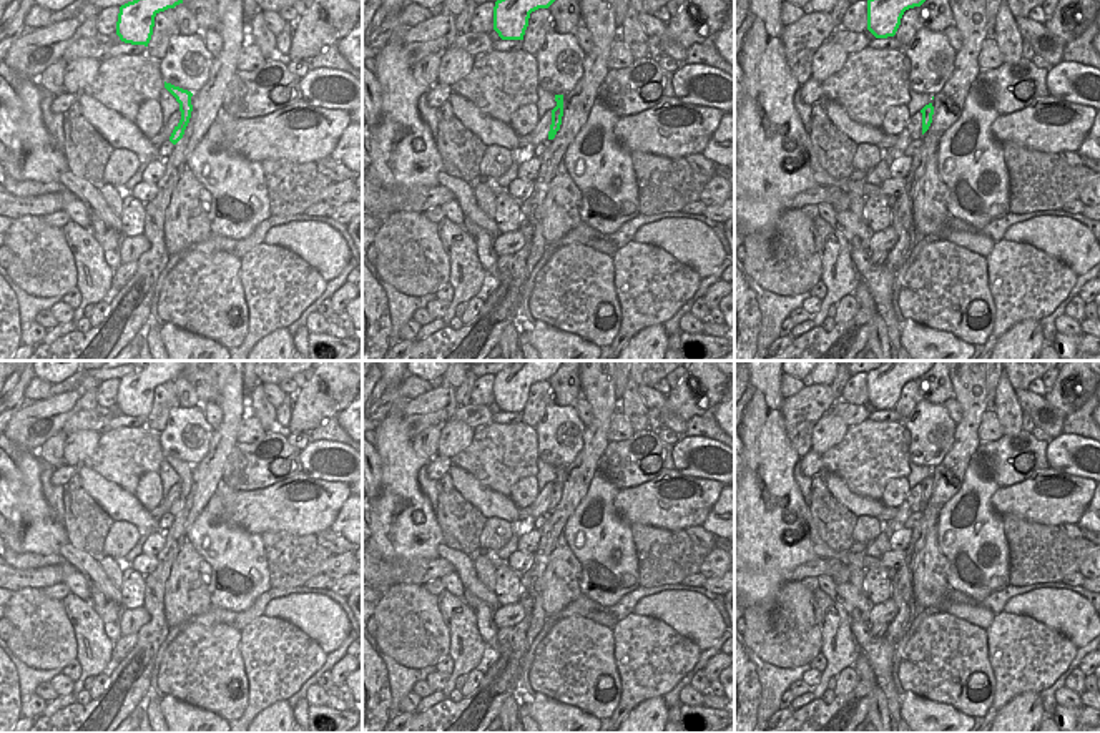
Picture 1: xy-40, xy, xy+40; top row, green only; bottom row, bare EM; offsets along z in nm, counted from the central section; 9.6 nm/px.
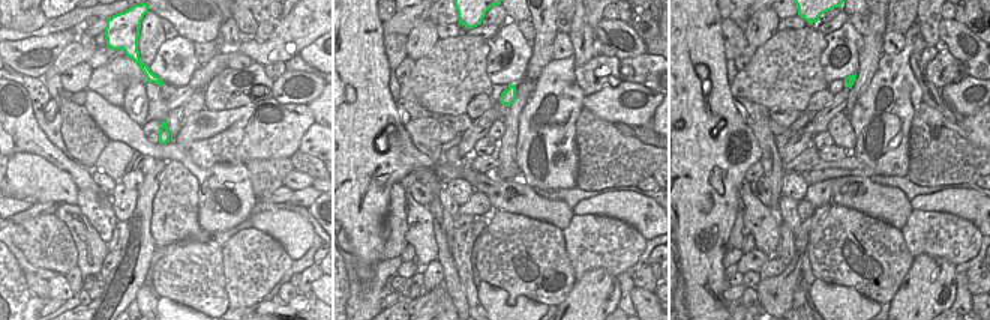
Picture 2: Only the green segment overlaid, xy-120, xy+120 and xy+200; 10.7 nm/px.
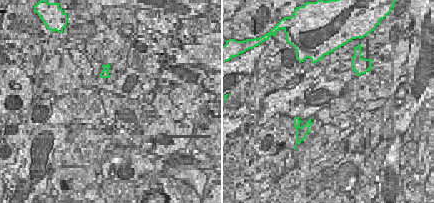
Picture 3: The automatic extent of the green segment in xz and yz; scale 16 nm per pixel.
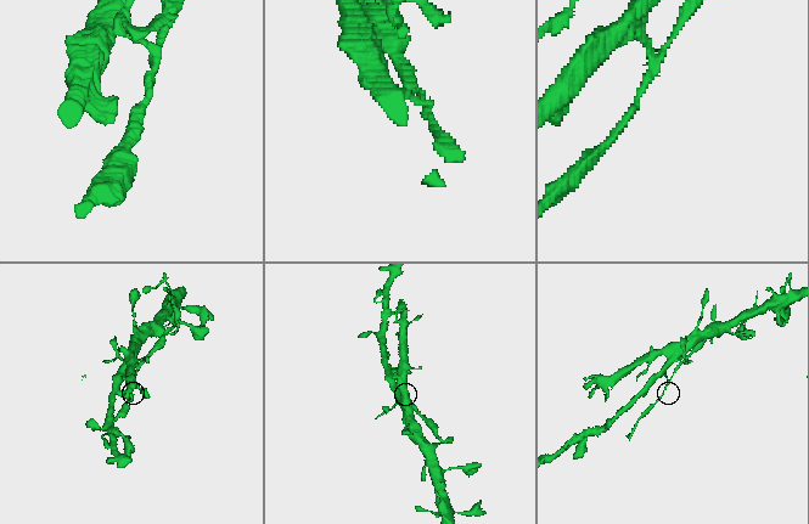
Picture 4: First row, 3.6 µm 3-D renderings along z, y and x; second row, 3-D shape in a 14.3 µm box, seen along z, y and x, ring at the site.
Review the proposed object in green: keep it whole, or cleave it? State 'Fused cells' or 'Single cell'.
Fused cells

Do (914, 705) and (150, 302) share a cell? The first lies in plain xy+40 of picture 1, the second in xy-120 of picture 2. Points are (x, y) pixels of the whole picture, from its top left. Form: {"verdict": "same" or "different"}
{"verdict": "different"}

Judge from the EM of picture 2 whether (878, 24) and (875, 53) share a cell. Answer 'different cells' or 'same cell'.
same cell

